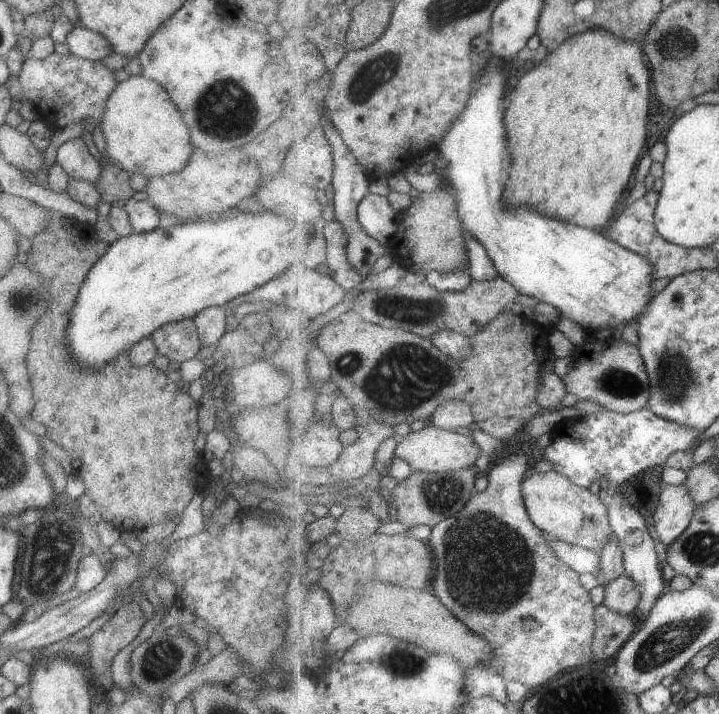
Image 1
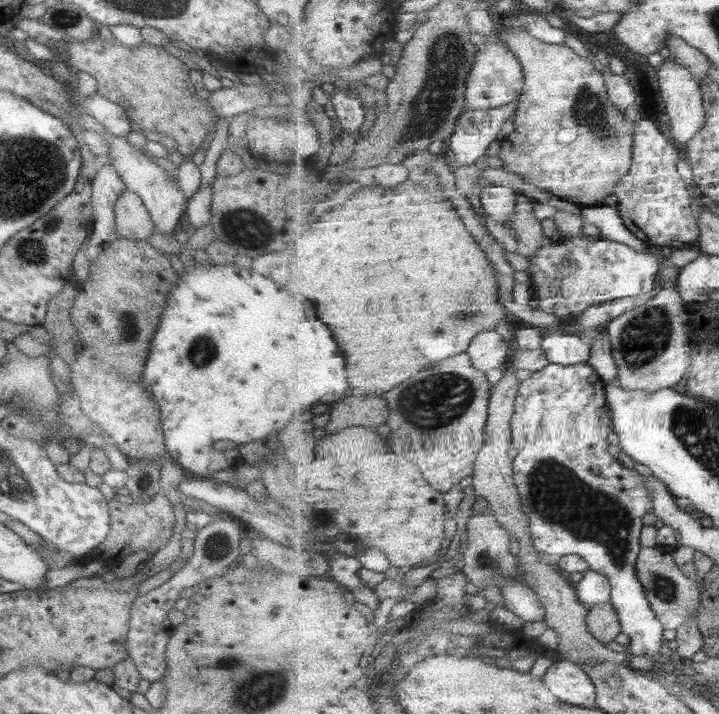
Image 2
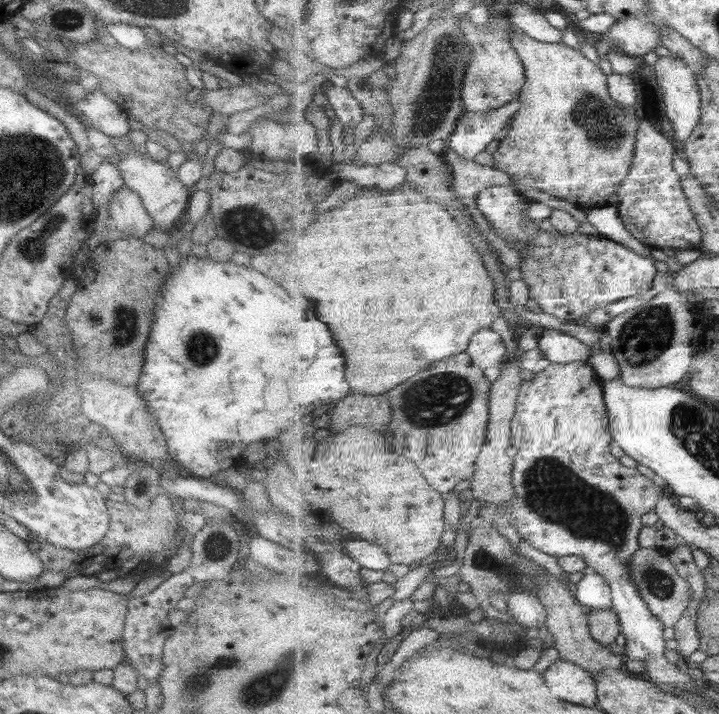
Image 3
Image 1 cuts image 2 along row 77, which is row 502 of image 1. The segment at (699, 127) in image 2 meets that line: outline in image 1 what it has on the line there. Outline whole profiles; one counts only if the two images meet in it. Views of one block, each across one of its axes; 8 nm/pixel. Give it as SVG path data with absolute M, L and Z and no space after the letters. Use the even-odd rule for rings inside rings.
M685 483L665 485L660 508L654 515L655 530L660 541L668 548L674 544L692 526L698 507Z

